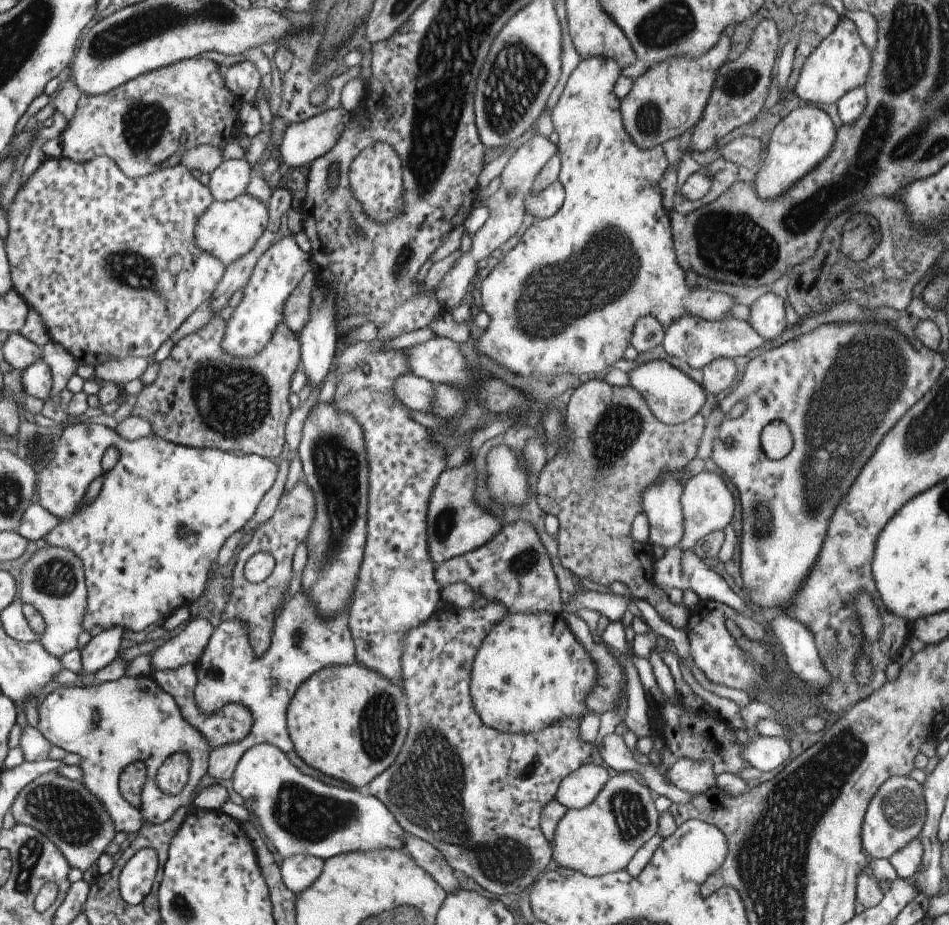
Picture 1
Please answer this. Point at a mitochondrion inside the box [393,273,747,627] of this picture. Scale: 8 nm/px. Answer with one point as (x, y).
(620, 424)

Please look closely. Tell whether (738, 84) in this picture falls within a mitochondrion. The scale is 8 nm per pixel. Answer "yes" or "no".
yes

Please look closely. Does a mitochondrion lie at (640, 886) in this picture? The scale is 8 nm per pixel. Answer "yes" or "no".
no

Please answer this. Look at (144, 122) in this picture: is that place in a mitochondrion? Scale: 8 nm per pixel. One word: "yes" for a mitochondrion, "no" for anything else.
yes

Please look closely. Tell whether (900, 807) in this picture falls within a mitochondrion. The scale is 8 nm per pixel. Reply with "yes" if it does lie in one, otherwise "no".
yes

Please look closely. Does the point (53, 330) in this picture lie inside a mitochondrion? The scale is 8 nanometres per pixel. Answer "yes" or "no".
no

